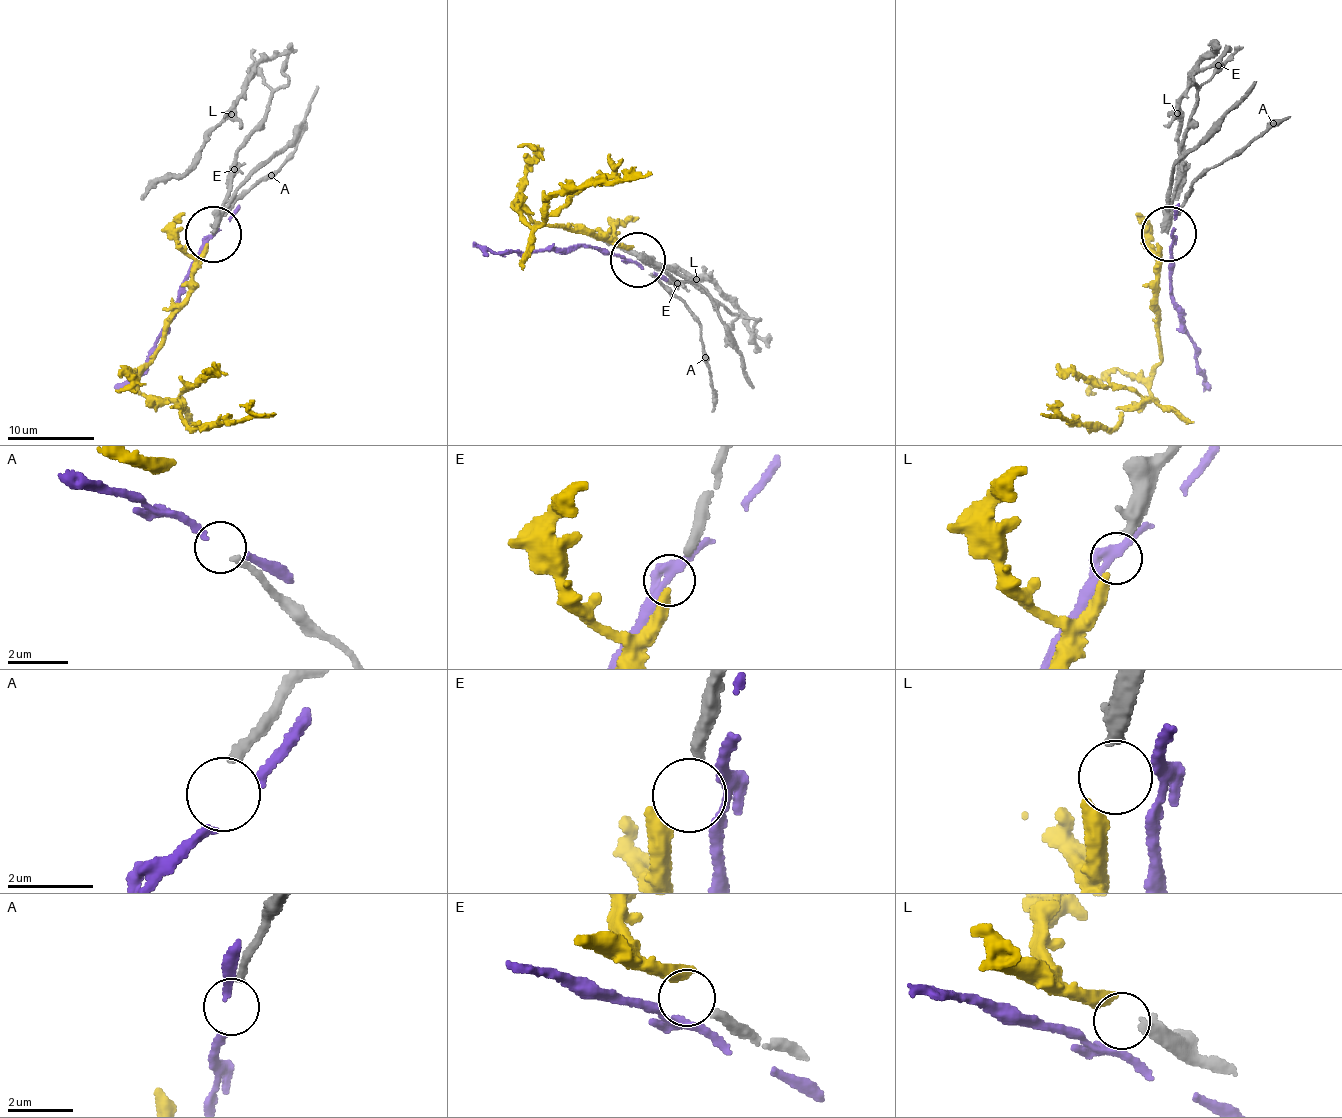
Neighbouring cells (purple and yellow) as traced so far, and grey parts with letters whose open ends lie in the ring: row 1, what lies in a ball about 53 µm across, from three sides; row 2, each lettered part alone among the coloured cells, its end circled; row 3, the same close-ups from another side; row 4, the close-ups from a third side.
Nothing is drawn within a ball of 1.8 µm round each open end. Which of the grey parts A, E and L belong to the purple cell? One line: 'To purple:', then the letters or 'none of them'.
To purple: none of them

